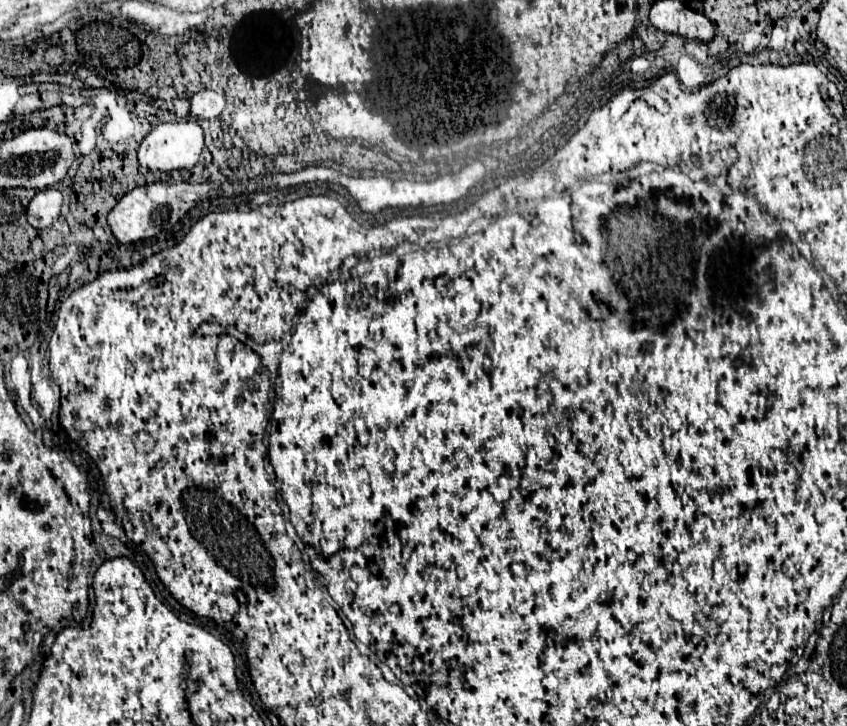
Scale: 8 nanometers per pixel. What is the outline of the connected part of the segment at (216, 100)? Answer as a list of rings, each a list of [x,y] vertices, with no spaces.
[[[198,91],[190,97],[190,115],[198,119],[216,119],[226,107],[226,97],[216,91]]]

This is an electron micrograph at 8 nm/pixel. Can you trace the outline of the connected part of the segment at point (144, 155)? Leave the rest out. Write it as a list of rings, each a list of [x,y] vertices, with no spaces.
[[[196,119],[188,121],[174,121],[174,123],[162,123],[154,127],[138,149],[138,161],[142,167],[148,167],[150,171],[174,171],[174,169],[192,169],[200,153],[204,149],[204,133]]]

